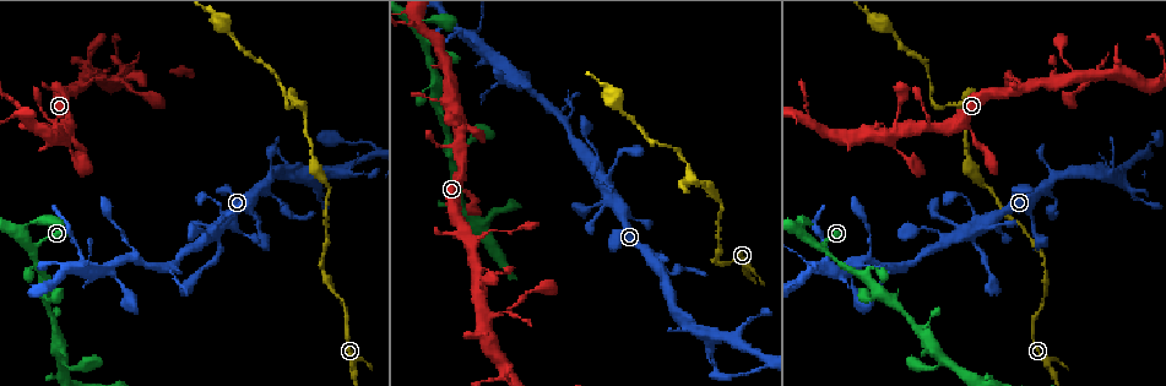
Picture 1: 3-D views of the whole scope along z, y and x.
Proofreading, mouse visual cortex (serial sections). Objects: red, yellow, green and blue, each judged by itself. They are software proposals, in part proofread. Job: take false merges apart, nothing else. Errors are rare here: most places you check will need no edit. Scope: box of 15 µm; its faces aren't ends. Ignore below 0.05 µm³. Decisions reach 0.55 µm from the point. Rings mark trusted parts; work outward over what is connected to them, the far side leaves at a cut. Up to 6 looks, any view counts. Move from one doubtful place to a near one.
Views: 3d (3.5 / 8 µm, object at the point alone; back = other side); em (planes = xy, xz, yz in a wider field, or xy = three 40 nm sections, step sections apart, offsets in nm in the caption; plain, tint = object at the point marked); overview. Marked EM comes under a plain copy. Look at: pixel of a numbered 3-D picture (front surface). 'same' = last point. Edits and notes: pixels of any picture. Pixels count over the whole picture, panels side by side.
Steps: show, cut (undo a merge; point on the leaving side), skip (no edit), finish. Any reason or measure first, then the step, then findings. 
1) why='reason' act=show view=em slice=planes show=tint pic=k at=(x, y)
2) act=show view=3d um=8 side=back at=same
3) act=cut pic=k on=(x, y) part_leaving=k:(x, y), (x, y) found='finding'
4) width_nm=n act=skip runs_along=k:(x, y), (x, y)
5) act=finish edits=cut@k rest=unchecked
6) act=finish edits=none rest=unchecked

why='abrupt turn' act=show view=3d um=3.5 pic=1 at=(607, 190)

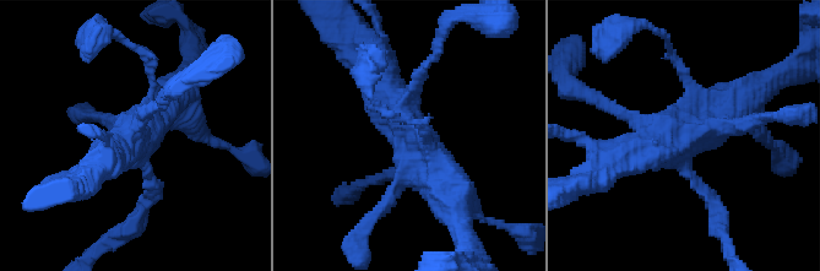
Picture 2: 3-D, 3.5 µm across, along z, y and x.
act=show view=em slice=xy step=2 show=tint pic=2 at=(683, 135)

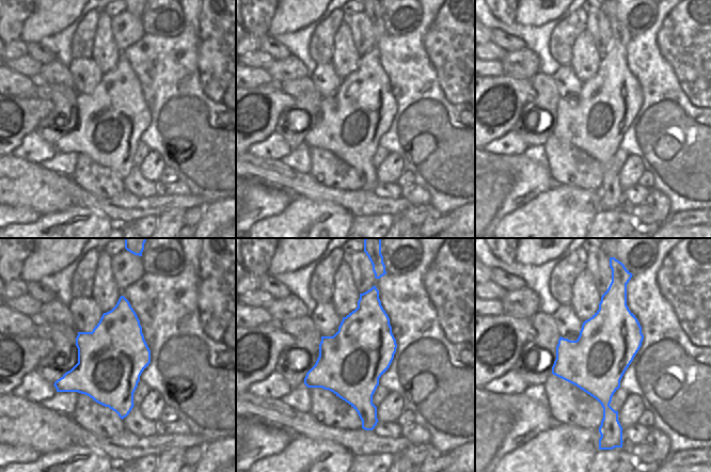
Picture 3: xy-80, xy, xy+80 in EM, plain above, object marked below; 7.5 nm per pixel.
act=skip runs_along=2:(447, 196), (379, 70) found='continuous, no second cell'

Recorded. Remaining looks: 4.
why='thin neck' act=show view=3d um=3.5 pic=1 at=(42, 278)

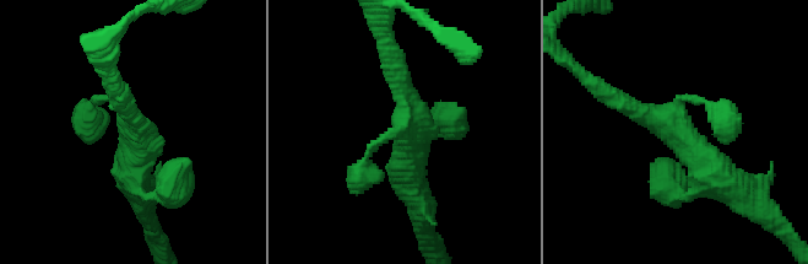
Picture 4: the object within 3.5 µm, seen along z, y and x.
arms=3 arm_widths_nm=100,250,450 why='shape alone is not enough' act=show view=em slice=xy step=3 show=tint pic=4 at=(131, 125)

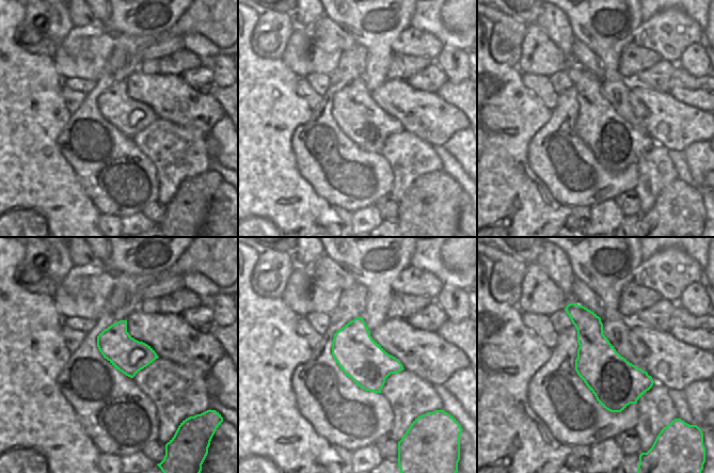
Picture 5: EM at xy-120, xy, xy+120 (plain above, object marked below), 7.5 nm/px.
act=skip runs_along=4:(602, 91), (668, 124), (727, 186) found='continuous, no second cell'

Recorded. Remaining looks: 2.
act=finish edits=none rest=unchecked

